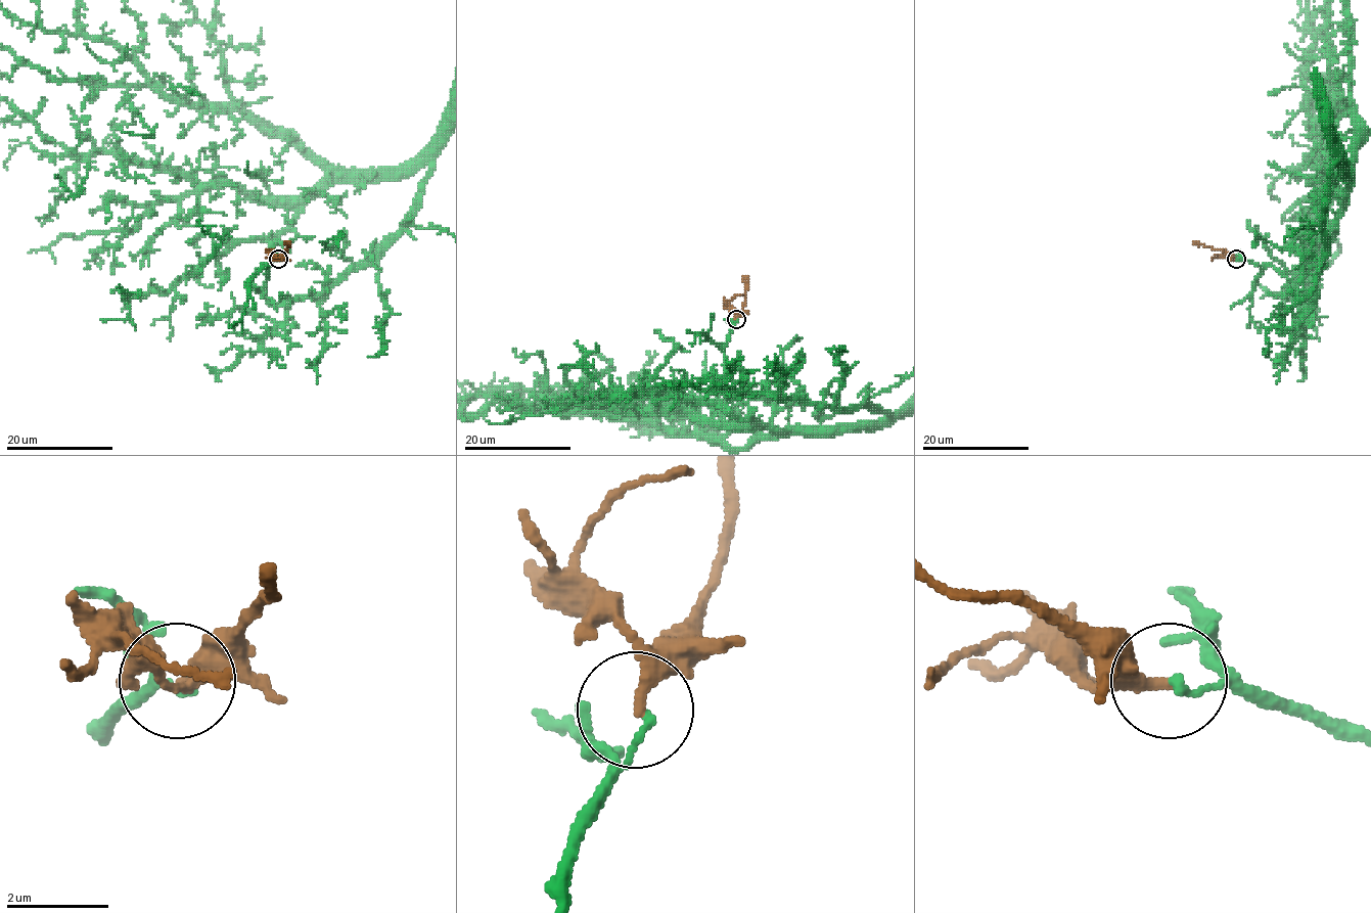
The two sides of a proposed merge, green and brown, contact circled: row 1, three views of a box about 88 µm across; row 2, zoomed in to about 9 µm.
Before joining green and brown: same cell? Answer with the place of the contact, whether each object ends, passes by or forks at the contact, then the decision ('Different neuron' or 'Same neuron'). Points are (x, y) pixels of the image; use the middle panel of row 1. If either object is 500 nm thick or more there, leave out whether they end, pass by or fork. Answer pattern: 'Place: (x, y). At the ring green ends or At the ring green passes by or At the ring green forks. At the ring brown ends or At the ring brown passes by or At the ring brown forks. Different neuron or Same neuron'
Place: (736, 319). At the ring green ends. At the ring brown passes by. Different neuron

